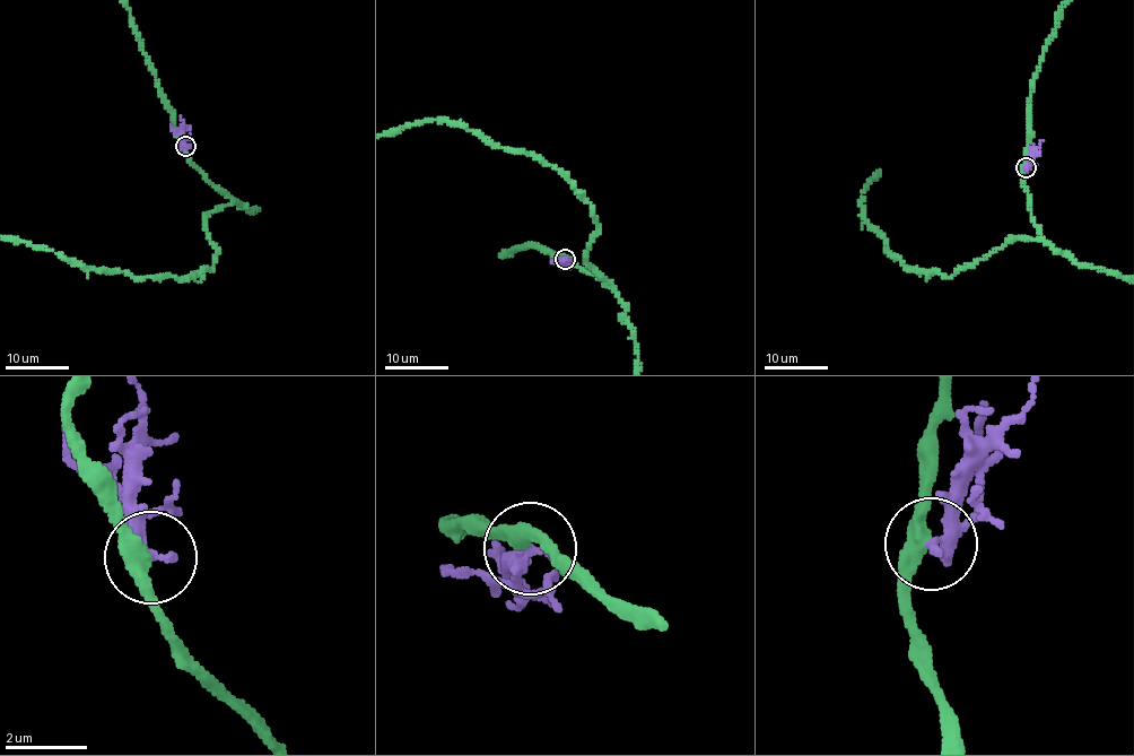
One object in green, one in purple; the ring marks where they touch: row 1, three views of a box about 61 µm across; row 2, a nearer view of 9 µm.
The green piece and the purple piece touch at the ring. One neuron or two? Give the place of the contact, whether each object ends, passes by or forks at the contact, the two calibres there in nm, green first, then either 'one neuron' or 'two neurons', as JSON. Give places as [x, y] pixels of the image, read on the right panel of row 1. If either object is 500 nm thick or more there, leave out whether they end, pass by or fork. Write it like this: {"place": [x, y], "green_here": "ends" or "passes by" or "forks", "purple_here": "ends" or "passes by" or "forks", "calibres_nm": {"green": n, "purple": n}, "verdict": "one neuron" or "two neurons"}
{"place": [1026, 167], "green_here": "passes by", "purple_here": "passes by", "calibres_nm": {"green": 380, "purple": 300}, "verdict": "two neurons"}

